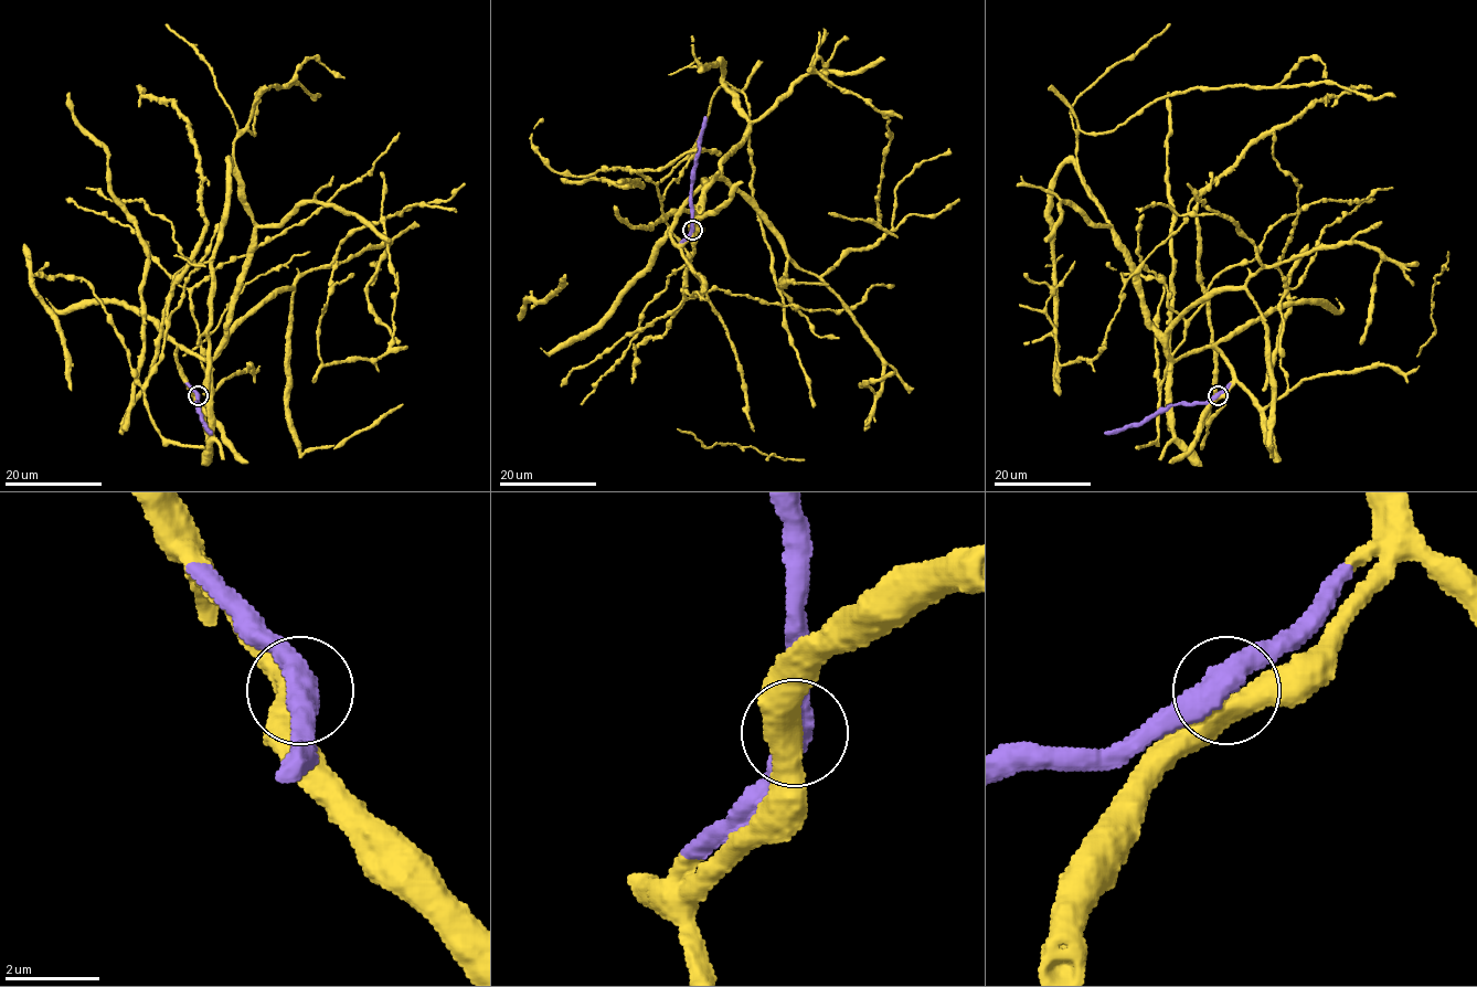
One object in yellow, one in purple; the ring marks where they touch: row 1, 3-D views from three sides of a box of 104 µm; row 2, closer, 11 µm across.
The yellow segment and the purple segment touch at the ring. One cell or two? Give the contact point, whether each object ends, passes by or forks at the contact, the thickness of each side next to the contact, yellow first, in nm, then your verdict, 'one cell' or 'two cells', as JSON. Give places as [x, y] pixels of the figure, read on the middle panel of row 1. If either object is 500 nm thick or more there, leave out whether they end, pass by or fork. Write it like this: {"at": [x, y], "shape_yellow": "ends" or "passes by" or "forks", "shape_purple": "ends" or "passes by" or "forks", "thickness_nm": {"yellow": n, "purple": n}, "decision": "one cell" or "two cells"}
{"at": [692, 230], "thickness_nm": {"yellow": 500, "purple": 480}, "decision": "one cell"}

